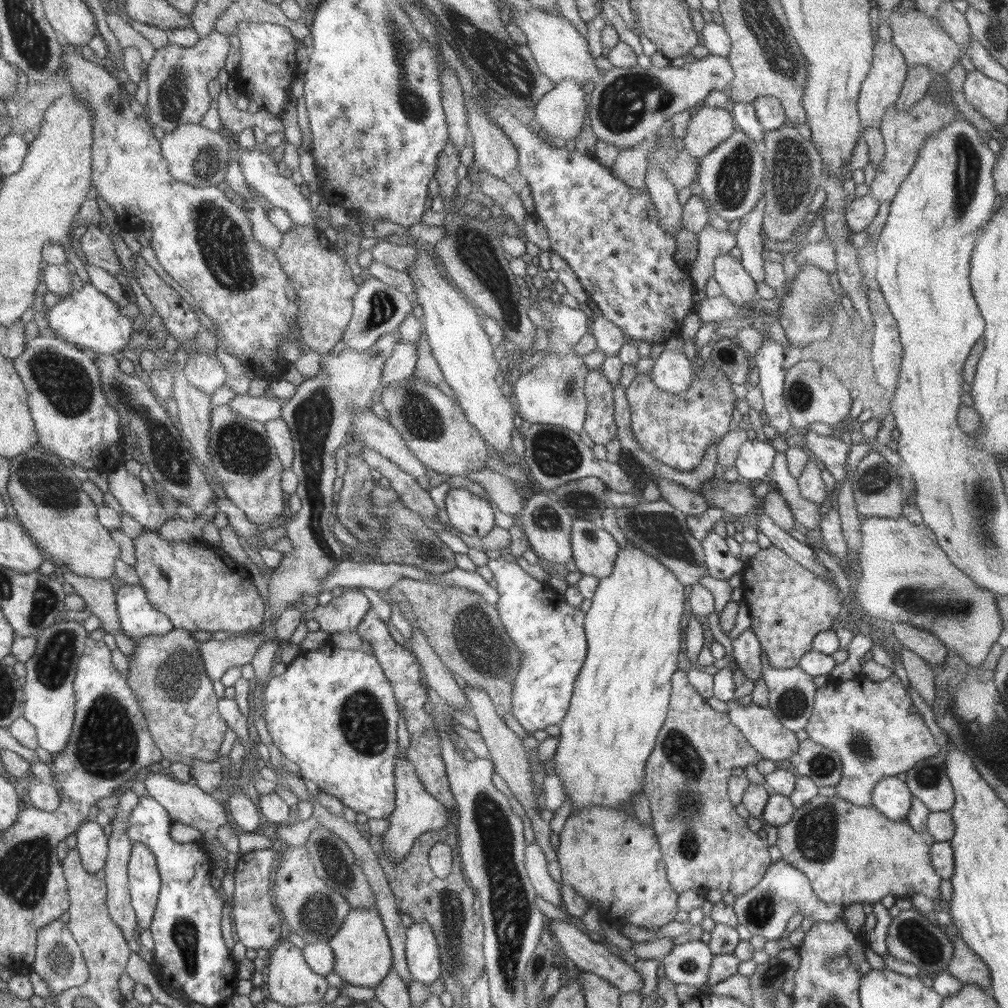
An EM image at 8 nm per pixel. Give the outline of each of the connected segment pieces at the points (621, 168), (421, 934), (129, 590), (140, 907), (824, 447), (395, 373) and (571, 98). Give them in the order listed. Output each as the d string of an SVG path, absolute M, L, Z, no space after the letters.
M658 132L637 145L619 150L616 161L610 169L626 185L635 189L645 187L645 174L648 169L647 154L657 146L659 140L657 135Z
M413 923L406 930L405 958L414 981L432 985L440 976L440 947L430 925Z
M124 584L115 597L120 626L136 642L151 634L162 636L173 629L170 619L150 604L142 586Z
M132 842L131 857L128 863L129 893L137 925L144 929L151 926L161 887L161 878L157 869L157 858L143 842Z
M809 431L806 435L806 448L812 452L813 460L826 468L835 481L845 479L849 446L841 439Z
M399 342L396 350L387 358L381 376L382 385L401 382L413 376L417 365L418 347L412 342Z
M562 80L550 92L546 92L542 99L534 106L534 117L540 124L540 129L549 134L549 138L556 143L564 144L568 138L574 140L582 130L586 117L586 87L580 86L574 80Z

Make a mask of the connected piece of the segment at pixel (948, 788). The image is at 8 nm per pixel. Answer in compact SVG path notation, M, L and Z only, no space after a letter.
M944 753L930 756L907 771L905 783L910 792L919 798L929 811L950 811L955 794L945 771Z

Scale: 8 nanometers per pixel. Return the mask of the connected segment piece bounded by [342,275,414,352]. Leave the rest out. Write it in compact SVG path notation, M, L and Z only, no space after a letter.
M365 275L365 280L358 285L358 290L353 296L353 315L342 335L342 341L346 343L346 347L355 351L367 351L383 334L397 330L412 312L413 301L397 288Z

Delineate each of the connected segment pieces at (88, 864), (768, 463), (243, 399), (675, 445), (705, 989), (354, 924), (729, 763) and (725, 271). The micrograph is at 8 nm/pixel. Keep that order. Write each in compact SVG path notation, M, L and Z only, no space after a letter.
M88 821L82 823L75 834L83 867L91 873L102 870L105 867L109 849L109 840L106 838L103 828L96 821Z
M748 440L742 445L735 466L748 483L757 483L770 473L775 458L776 450L766 441Z
M246 393L234 396L229 405L234 414L265 424L281 416L283 401L277 397L272 399L266 398L265 395L254 397Z
M709 359L705 364L696 367L692 384L680 394L670 394L658 388L652 380L651 373L637 375L626 389L627 401L631 410L631 426L633 440L640 448L655 460L682 474L694 471L710 446L717 446L720 440L734 425L732 412L737 397L732 392L731 380Z
M701 940L675 945L660 961L666 979L675 986L693 986L701 993L710 993L709 971L713 953Z
M350 908L350 913L344 919L342 927L327 944L334 953L333 973L349 985L375 989L392 968L391 945L382 918L378 915L376 908Z
M678 669L671 678L667 717L650 758L647 758L646 778L643 780L643 794L651 808L651 827L660 845L668 882L678 894L684 891L705 893L712 888L724 894L732 892L737 897L762 880L773 861L769 855L770 844L749 829L747 820L736 813L736 806L727 793L727 784L734 768L745 769L762 759L741 730L730 722L727 714L713 710L689 683L687 673Z
M727 252L716 257L714 266L713 278L718 282L723 294L736 306L745 306L760 298L757 283L746 272L741 259L734 258Z

